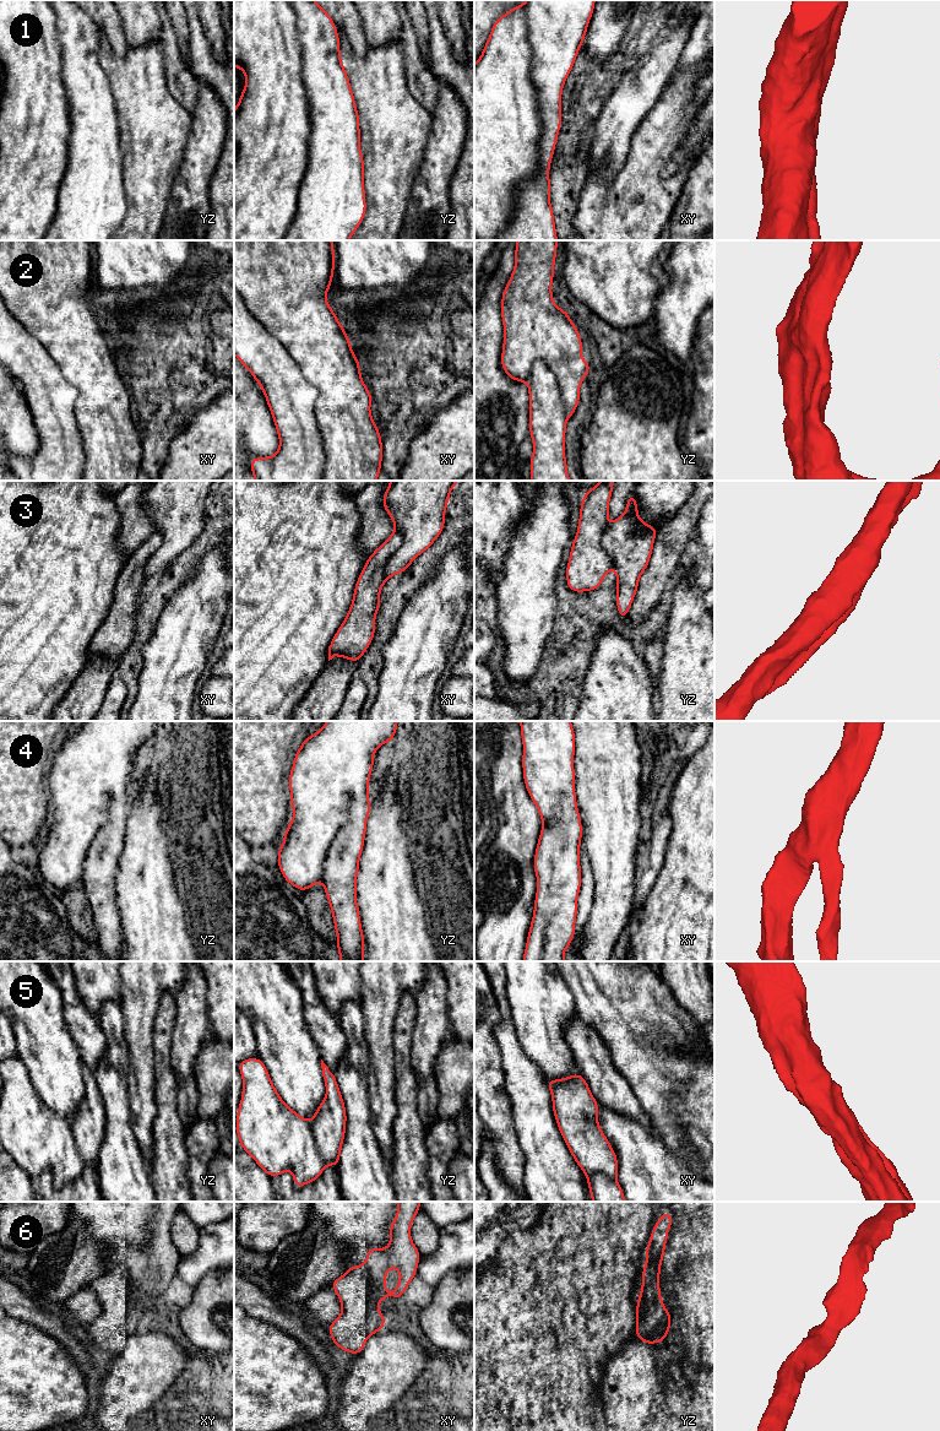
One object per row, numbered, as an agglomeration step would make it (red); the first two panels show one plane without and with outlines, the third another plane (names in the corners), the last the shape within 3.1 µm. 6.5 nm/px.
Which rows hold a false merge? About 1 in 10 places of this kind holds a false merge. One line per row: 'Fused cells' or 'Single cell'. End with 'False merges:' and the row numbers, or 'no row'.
1: Single cell
2: Single cell
3: Single cell
4: Single cell
5: Single cell
6: Single cell
False merges: no row

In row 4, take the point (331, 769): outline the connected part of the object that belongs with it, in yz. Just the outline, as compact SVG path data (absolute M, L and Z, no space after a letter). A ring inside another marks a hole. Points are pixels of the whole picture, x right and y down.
M327 721L303 741L288 776L293 819L286 828L283 844L278 847L277 867L284 880L303 893L322 882L337 933L339 961L364 961L365 939L357 904L357 877L371 808L368 799L369 780L374 768L374 753L386 742L393 742L397 726L398 721Z

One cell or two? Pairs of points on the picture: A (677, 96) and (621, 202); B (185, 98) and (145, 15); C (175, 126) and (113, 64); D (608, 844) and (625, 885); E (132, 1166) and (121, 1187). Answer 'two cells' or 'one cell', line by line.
A: one cell
B: one cell
C: one cell
D: one cell
E: one cell

